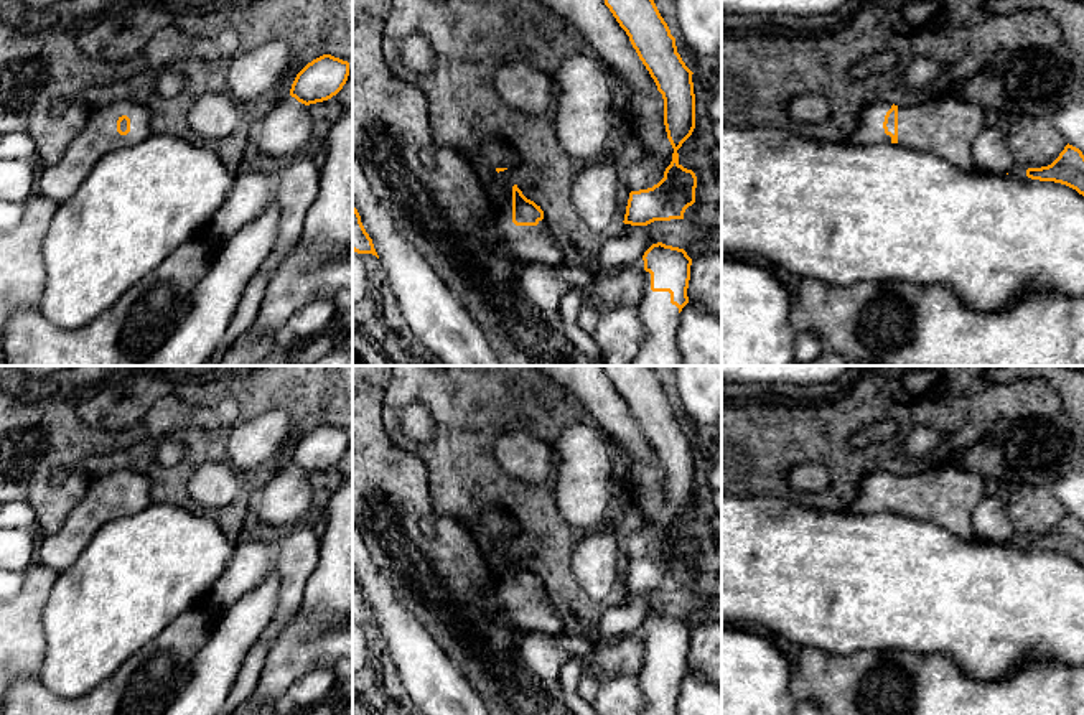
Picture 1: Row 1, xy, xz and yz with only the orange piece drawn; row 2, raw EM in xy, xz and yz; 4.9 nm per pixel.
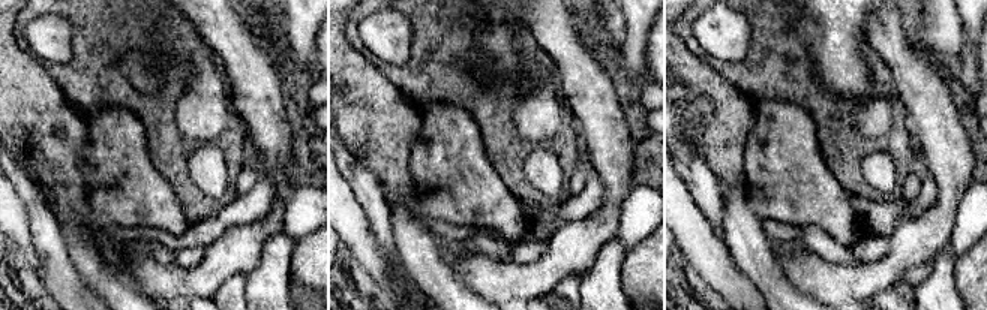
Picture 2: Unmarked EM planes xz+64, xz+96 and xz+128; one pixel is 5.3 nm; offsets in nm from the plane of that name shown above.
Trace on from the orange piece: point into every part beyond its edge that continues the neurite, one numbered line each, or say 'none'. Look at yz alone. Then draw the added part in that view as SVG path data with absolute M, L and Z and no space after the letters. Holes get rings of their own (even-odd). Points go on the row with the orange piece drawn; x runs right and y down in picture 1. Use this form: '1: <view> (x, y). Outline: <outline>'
1: yz (869, 130). Outline: M878 100L865 107L848 140L853 145L891 143L891 137L883 129L885 115L891 105L888 100Z

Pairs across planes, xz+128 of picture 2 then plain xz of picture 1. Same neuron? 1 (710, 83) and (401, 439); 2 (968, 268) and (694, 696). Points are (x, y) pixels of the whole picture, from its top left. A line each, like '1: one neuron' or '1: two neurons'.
1: two neurons
2: two neurons

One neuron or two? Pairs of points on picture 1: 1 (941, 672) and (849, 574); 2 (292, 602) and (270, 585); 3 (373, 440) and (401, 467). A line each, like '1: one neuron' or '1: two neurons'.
1: two neurons
2: two neurons
3: one neuron

